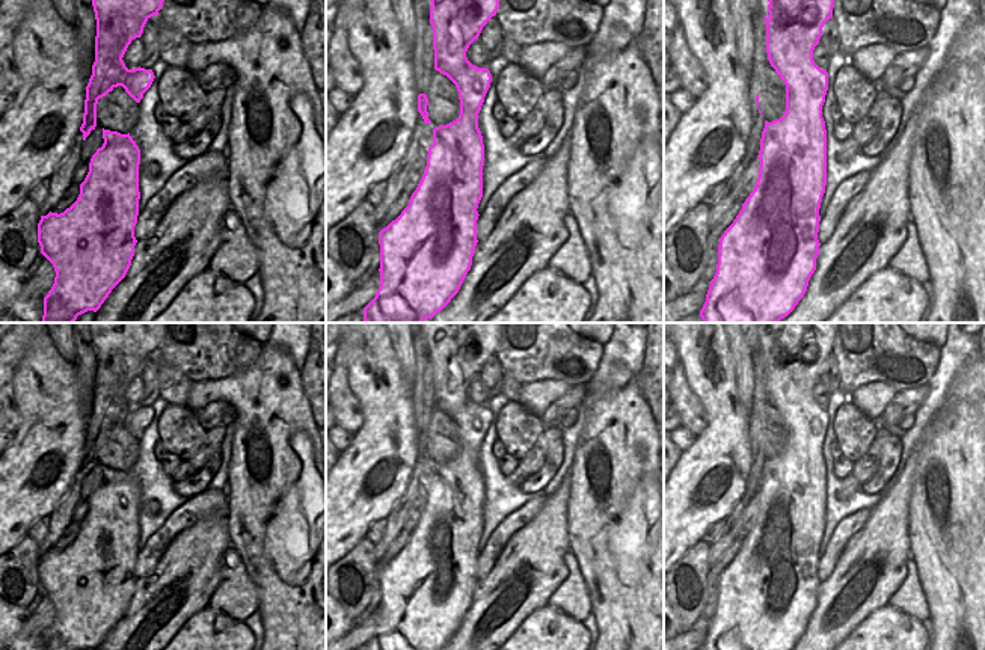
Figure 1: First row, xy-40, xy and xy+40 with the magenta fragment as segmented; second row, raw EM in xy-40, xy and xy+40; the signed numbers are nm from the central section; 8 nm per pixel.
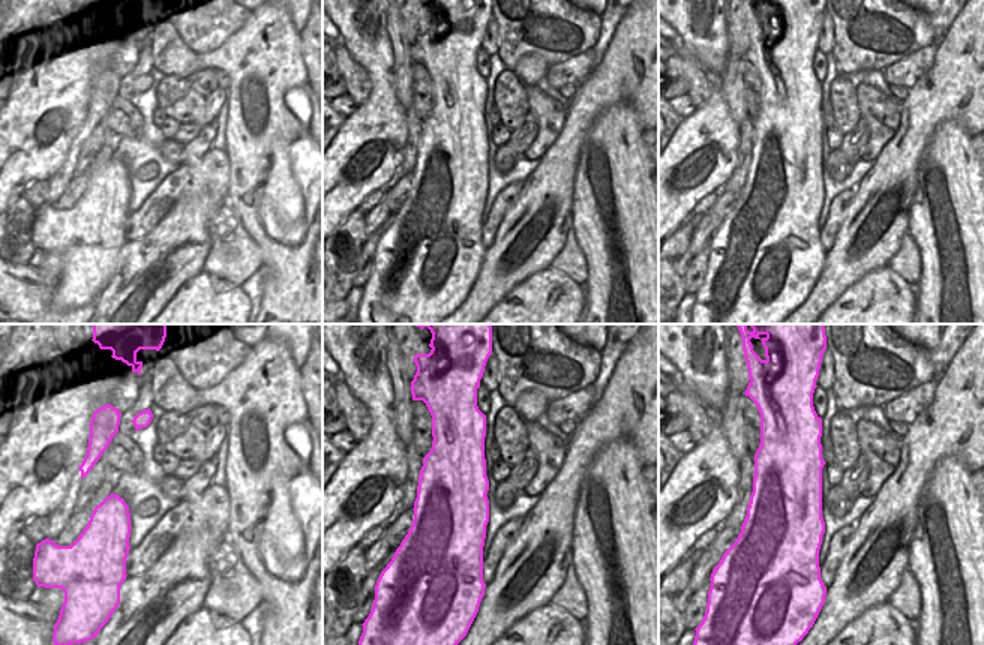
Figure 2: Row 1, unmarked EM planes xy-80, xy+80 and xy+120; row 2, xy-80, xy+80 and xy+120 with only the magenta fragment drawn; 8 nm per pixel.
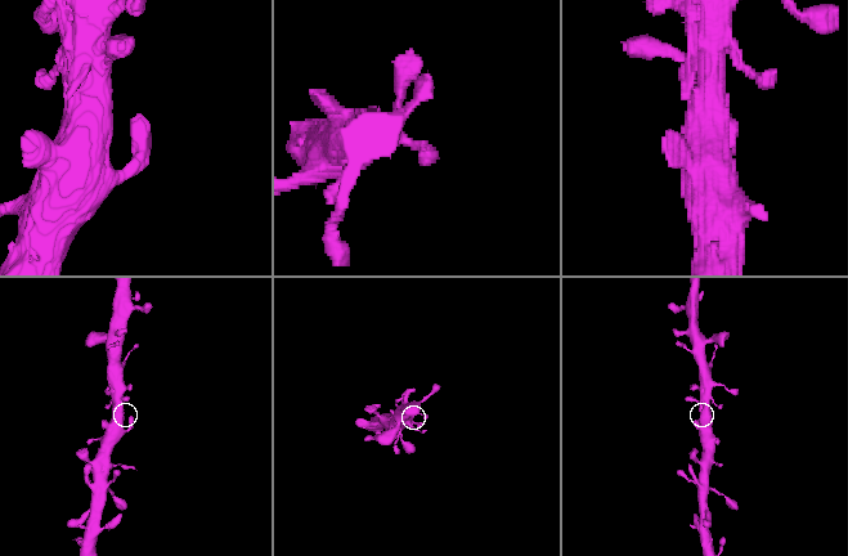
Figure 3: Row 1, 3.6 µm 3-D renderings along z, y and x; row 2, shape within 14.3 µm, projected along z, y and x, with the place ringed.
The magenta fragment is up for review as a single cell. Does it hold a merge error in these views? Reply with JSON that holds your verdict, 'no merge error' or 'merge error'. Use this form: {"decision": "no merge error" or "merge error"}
{"decision": "no merge error"}

